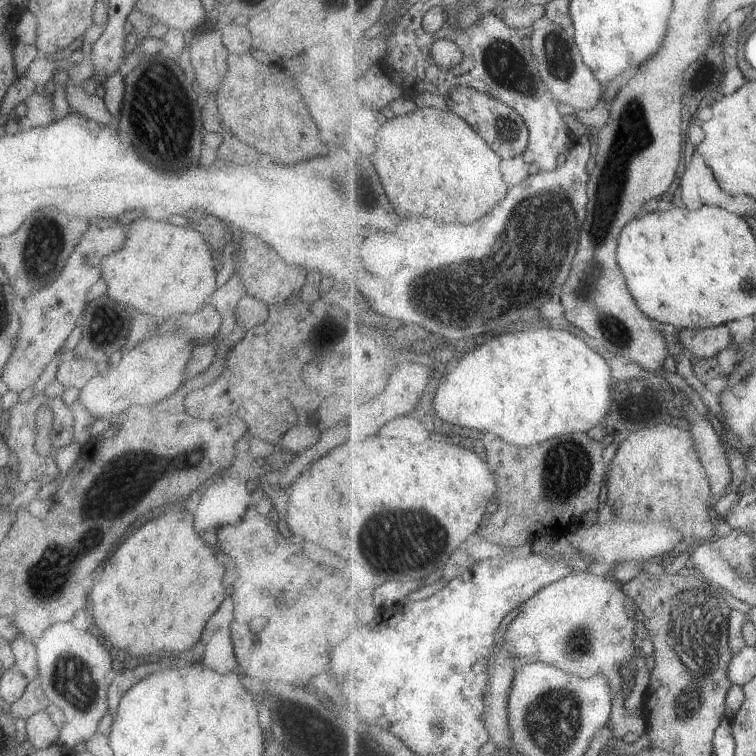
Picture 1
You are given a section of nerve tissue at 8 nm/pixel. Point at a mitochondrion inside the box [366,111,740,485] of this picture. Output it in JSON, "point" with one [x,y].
{"point":[550,214]}

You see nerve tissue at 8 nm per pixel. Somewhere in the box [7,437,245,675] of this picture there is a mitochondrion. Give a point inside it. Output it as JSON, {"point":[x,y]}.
{"point":[53,581]}

